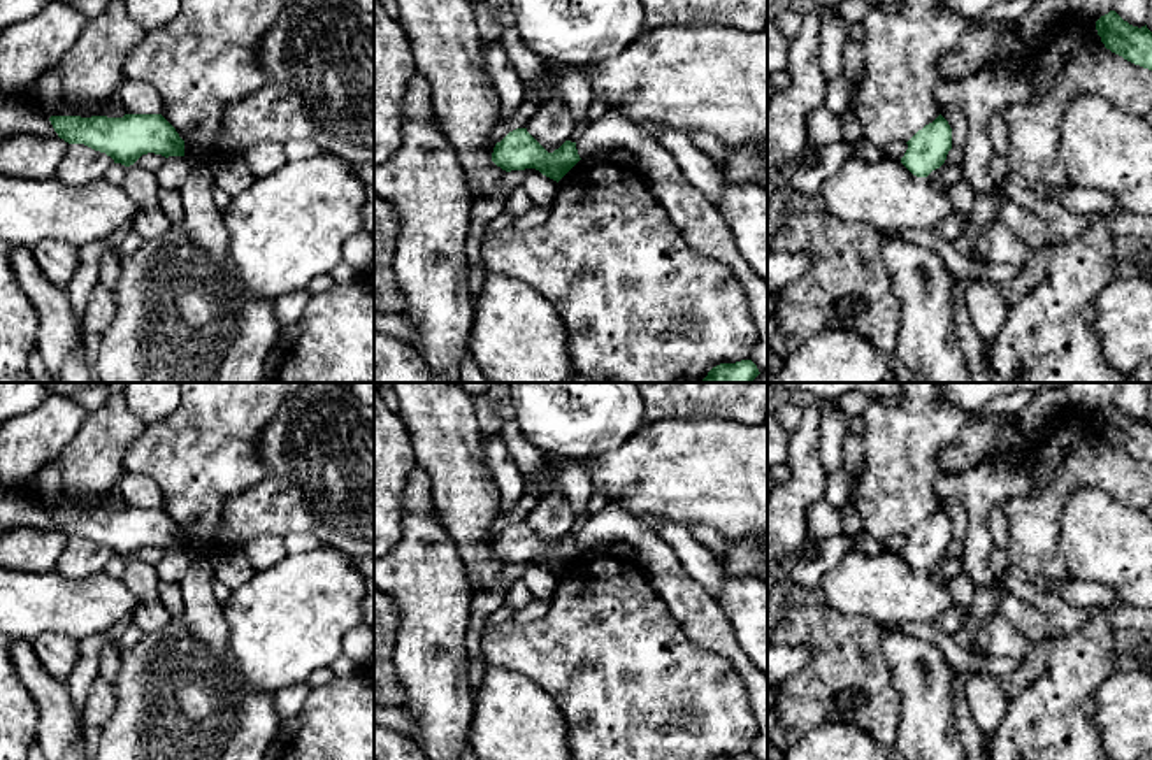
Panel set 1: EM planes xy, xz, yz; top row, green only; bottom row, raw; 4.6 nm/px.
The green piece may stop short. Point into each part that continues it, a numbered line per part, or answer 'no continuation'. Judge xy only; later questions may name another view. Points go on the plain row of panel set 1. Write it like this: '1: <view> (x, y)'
1: xy (141, 578)

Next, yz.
1: yz (935, 569)

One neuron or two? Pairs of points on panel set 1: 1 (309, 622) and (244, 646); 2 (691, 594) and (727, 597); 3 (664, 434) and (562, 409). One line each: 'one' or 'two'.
1: one
2: two
3: two

